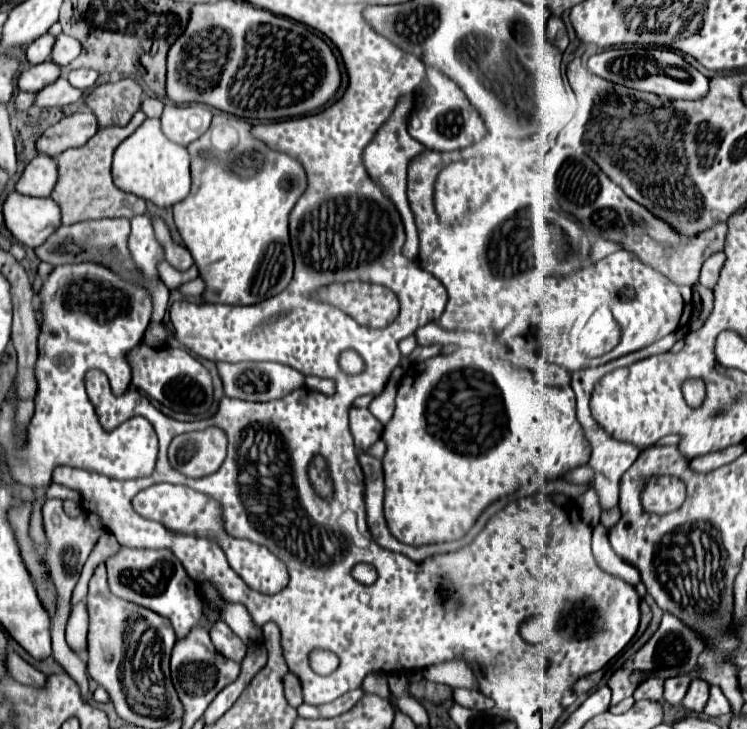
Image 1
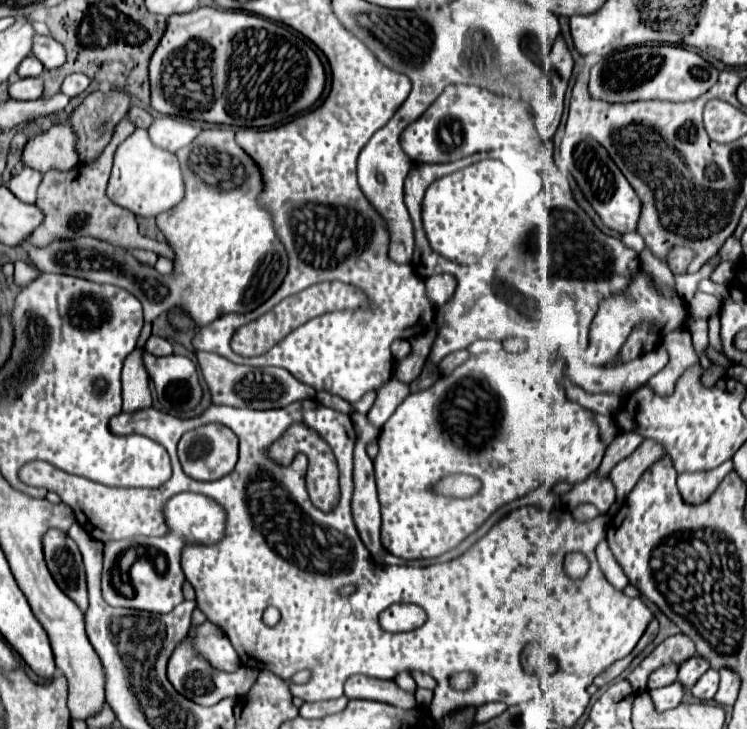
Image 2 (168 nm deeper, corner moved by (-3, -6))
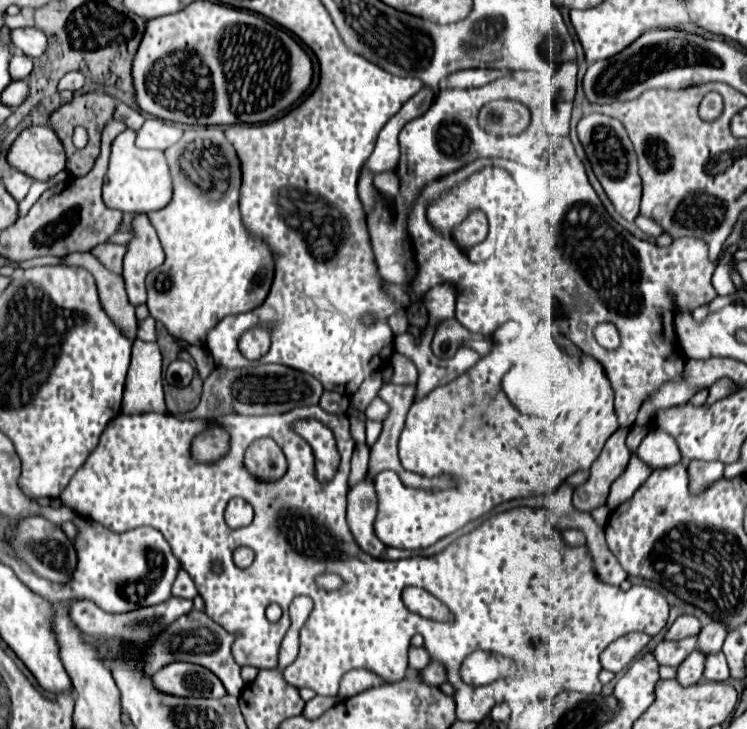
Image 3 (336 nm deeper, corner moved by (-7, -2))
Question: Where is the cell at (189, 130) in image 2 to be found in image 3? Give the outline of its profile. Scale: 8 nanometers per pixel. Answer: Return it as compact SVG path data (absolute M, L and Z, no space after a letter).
M146 117L144 125L136 131L136 145L140 149L164 151L182 137L182 125L158 117Z

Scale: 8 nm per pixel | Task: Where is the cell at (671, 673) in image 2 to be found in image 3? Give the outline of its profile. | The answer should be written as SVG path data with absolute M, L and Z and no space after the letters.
M686 637L680 641L660 641L656 645L656 659L660 665L680 665L688 653L696 647L696 637Z

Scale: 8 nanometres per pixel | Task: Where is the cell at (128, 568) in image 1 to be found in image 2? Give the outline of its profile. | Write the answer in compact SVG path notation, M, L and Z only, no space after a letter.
M178 493L172 499L176 499L176 519L168 519L168 533L164 537L136 537L104 543L102 595L108 605L170 613L184 601L182 585L186 579L178 565L182 549L186 545L214 545L224 537L226 511L220 503L196 493Z

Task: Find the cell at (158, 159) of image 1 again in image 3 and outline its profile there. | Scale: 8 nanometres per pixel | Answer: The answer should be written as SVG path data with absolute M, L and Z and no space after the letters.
M132 129L122 131L112 141L110 163L102 187L102 199L110 209L122 213L150 213L168 205L172 199L172 179L162 151L146 151L134 145L136 133Z

